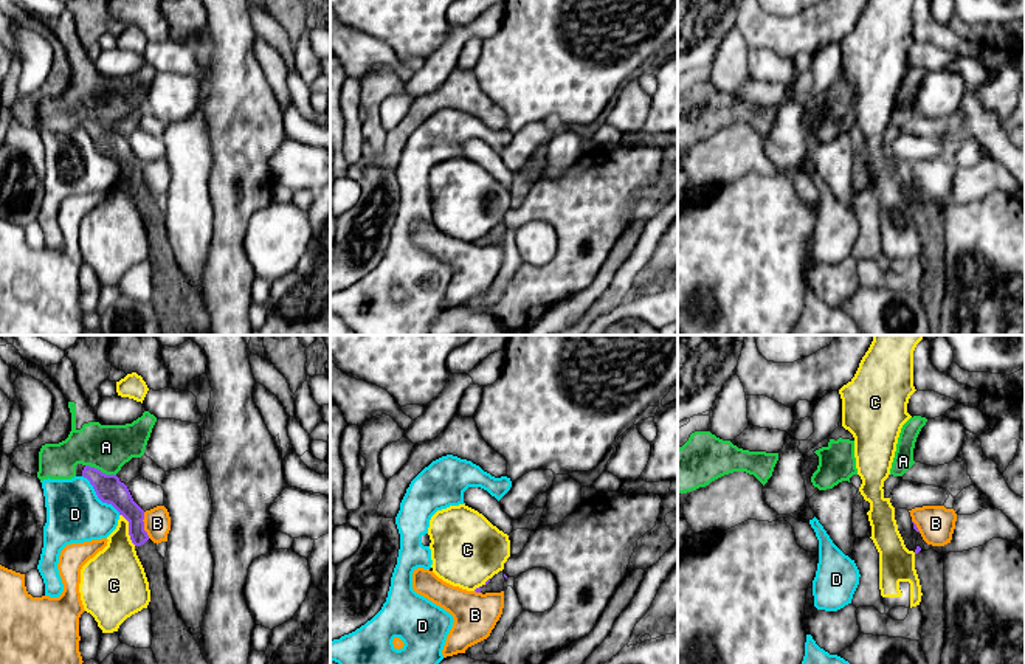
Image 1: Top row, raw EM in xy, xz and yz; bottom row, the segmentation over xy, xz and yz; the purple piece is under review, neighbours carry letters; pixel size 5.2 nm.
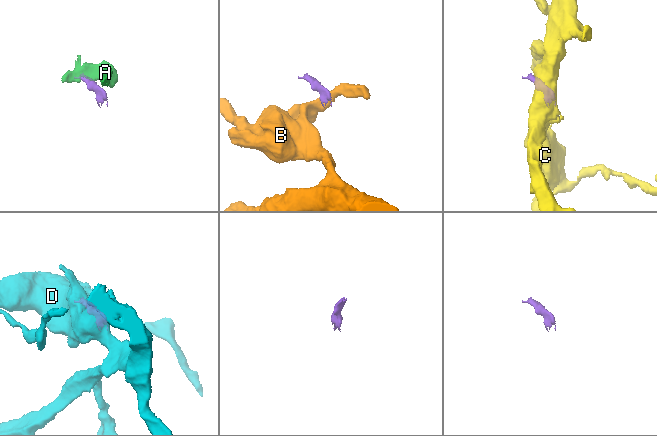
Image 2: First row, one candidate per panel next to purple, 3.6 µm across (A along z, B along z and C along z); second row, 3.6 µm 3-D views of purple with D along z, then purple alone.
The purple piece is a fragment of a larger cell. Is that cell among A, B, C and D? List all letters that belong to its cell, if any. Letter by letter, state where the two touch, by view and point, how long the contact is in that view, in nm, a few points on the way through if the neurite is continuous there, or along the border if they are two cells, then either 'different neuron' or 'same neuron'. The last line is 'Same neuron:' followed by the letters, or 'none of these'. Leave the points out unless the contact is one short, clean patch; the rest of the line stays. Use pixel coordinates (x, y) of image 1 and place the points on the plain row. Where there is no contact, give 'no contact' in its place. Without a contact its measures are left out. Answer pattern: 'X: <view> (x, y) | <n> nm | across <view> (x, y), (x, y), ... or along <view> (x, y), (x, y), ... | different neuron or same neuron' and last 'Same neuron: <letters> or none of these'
A: xy (100, 123) | 170 nm | along xy (86, 117), (115, 127) | different neuron
B: xy (143, 177) | 140 nm | along xy (143, 165), (143, 182), (149, 190) | different neuron
C: xy (129, 182) | 190 nm | different neuron
D: xy (98, 149) | 280 nm | different neuron
Same neuron: none of these

